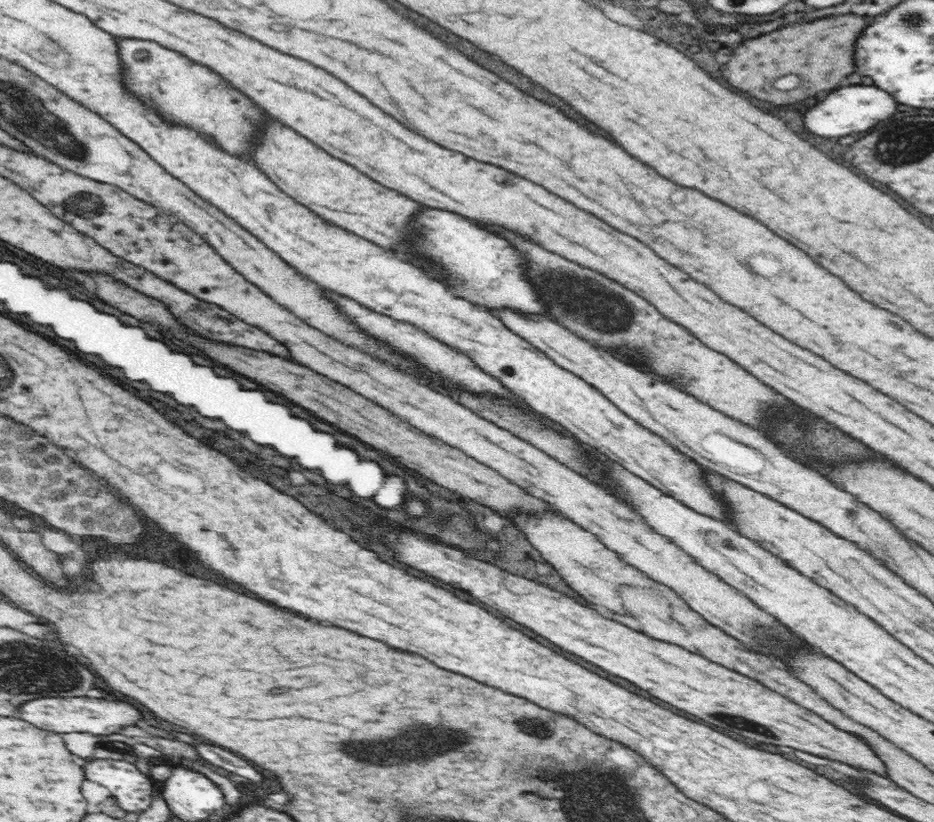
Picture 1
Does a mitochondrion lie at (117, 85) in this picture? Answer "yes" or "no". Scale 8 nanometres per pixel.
no

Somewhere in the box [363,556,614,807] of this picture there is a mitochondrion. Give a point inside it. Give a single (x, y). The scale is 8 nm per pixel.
(532, 726)

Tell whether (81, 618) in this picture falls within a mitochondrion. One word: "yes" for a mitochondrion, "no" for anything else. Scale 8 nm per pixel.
no

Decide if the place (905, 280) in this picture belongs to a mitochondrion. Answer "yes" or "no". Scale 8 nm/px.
no

